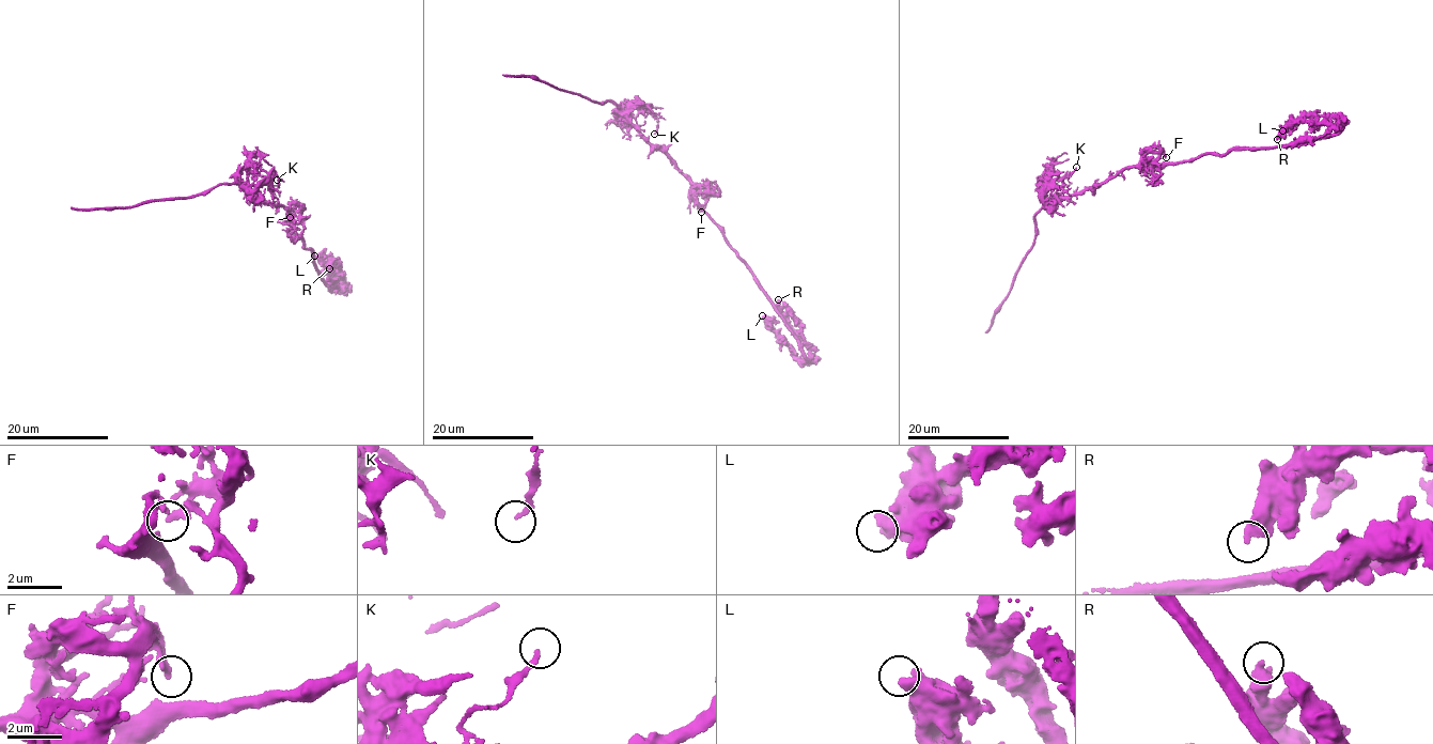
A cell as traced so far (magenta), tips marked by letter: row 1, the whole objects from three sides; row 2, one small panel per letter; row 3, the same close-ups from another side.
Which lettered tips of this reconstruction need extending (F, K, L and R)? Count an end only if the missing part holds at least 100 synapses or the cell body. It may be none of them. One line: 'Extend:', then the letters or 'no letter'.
Extend: no letter

